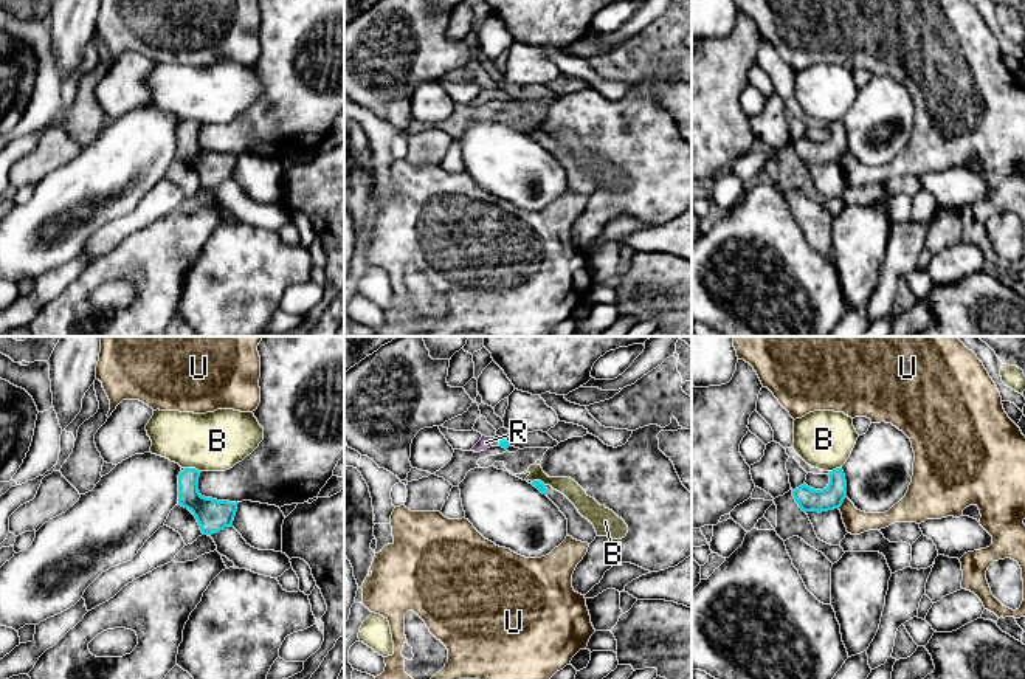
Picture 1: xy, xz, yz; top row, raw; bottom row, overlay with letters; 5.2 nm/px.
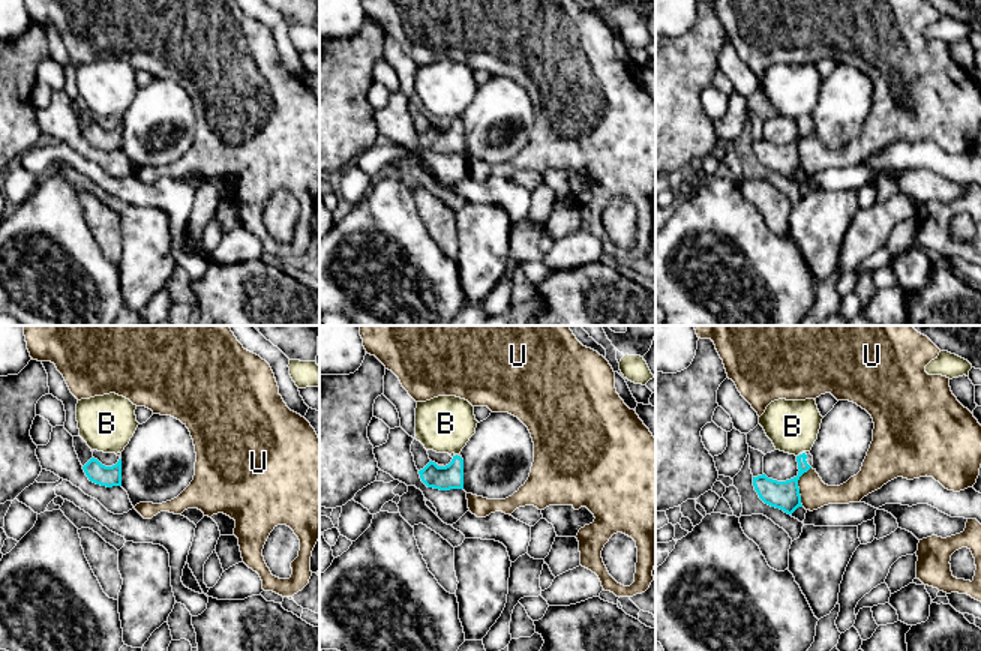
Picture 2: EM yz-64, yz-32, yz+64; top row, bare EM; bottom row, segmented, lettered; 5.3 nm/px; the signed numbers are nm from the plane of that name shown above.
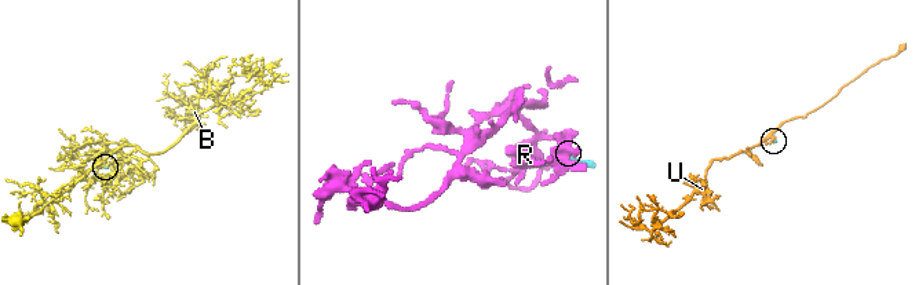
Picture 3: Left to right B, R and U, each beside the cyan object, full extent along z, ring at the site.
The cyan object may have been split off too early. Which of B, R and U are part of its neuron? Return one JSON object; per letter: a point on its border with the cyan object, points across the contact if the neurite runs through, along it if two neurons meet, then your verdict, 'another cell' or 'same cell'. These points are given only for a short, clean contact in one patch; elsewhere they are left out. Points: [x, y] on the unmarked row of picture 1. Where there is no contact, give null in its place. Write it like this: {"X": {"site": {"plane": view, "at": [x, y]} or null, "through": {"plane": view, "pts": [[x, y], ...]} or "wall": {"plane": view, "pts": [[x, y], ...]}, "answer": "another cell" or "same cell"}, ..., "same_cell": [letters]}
{"B": {"site": {"plane": "xy", "at": [193, 121]}, "wall": {"plane": "xy", "pts": [[185, 120], [194, 120], [199, 124]]}, "answer": "another cell"}, "R": {"site": {"plane": "xz", "at": [500, 93]}, "through": {"plane": "xz", "pts": [[504, 96], [500, 93], [486, 95]]}, "answer": "same cell"}, "U": {"site": {"plane": "yz", "at": [842, 154]}, "wall": {"plane": "yz", "pts": [[845, 149], [838, 160]]}, "answer": "another cell"}, "same_cell": ["R"]}

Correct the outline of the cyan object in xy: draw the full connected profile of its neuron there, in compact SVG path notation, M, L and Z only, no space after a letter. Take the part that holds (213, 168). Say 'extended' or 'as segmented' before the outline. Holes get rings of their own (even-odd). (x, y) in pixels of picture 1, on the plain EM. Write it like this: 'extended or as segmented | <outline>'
as segmented | M185 121L178 127L178 158L195 169L203 188L212 188L225 180L233 180L239 155L205 150L198 144L200 124Z

